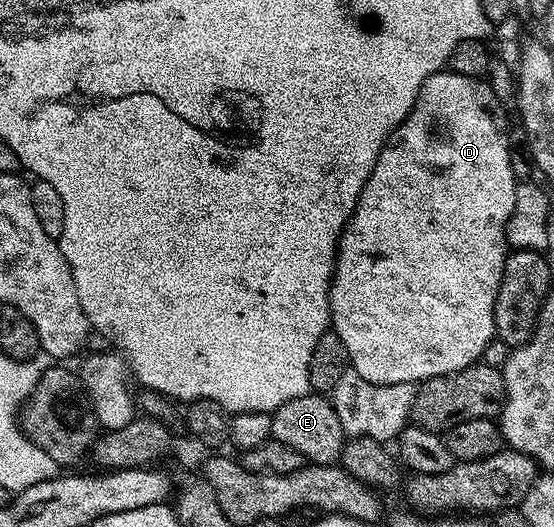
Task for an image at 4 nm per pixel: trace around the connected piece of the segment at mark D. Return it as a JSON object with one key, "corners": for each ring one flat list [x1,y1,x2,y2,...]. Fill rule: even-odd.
{"corners":[[439,72,424,80,412,112,391,132,376,160,376,168,372,168,372,176,368,176,368,184,364,184,360,192,354,214,342,231,338,256,334,259,334,278,330,281,330,324,332,333,340,336,348,352,352,370,374,385,421,384,430,378,455,374,473,366,485,355,482,353,489,348,490,341,495,341,494,305,508,253,506,225,516,204,518,187,510,159,512,139,506,135,506,114,502,106,489,81,449,72]]}

